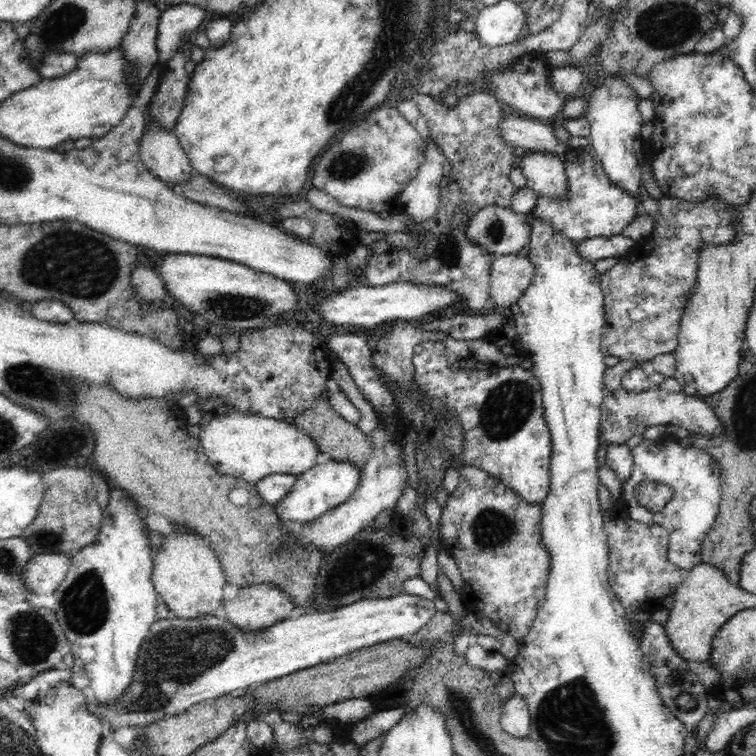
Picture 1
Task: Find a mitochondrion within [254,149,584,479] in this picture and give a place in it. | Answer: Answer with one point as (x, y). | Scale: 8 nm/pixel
(505, 409)

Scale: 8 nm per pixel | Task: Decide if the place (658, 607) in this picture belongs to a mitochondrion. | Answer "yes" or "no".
no

